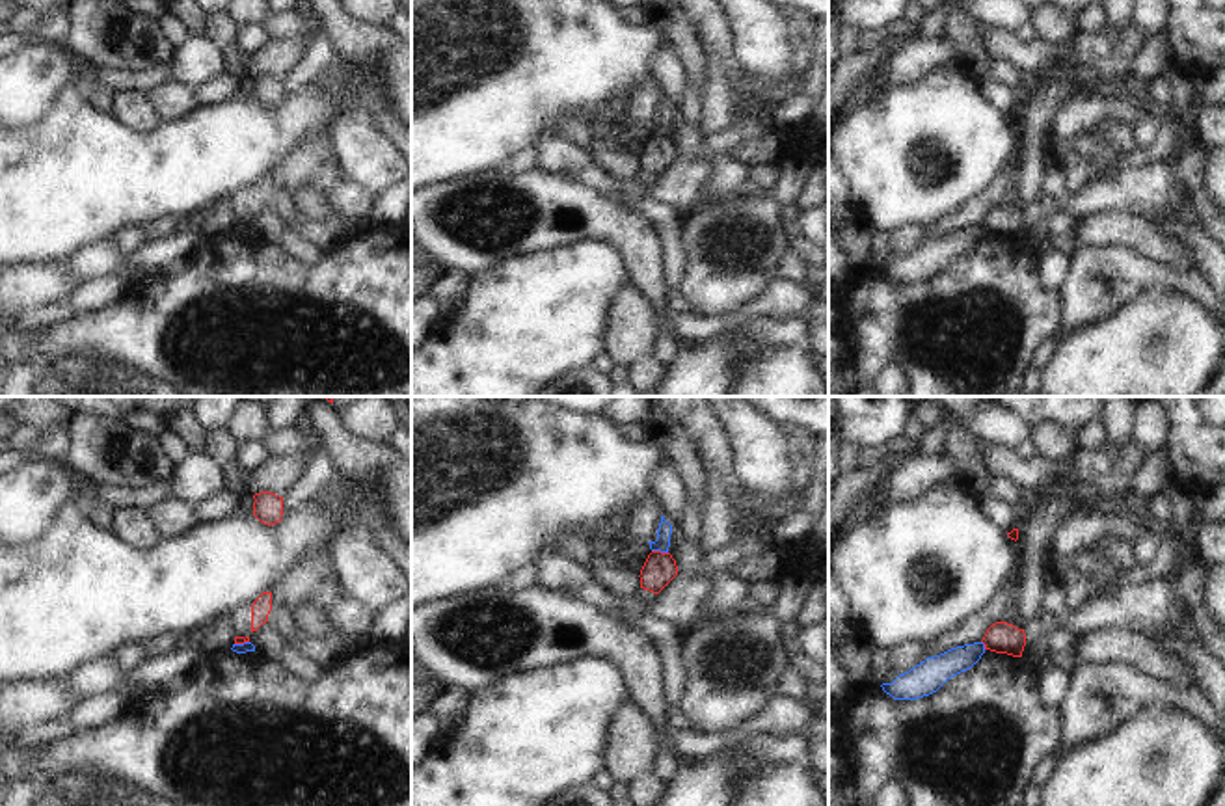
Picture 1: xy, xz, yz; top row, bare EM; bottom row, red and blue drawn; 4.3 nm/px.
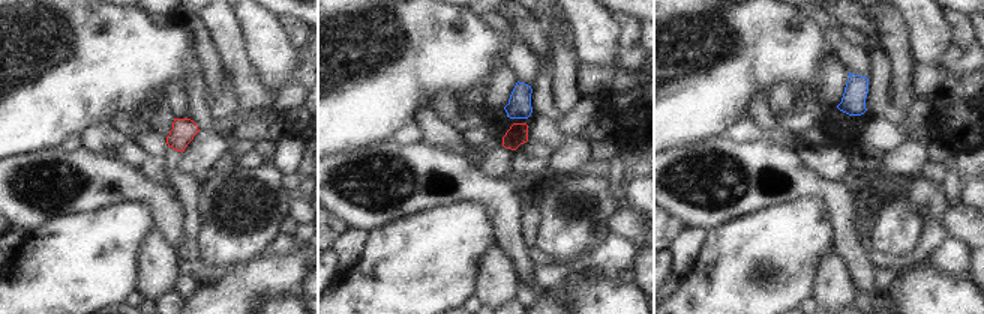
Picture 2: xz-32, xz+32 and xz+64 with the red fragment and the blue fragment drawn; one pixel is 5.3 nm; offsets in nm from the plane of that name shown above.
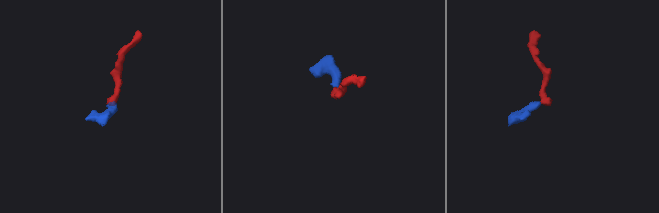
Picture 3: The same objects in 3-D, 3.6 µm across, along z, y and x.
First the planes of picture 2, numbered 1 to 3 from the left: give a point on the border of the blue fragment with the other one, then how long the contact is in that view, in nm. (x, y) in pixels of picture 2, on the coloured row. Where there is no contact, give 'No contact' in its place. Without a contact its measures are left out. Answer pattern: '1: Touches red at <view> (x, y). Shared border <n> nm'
1: No contact
2: No contact
3: No contact

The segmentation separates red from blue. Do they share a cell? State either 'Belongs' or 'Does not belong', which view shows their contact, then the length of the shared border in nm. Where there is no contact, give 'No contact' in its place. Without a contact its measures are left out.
Does not belong. Touches red in xz. Shared border 70 nm

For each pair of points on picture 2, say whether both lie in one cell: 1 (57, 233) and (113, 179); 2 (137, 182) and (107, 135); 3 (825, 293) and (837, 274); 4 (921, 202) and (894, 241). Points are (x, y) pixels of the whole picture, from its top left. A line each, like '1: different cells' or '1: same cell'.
1: different cells
2: different cells
3: same cell
4: same cell

